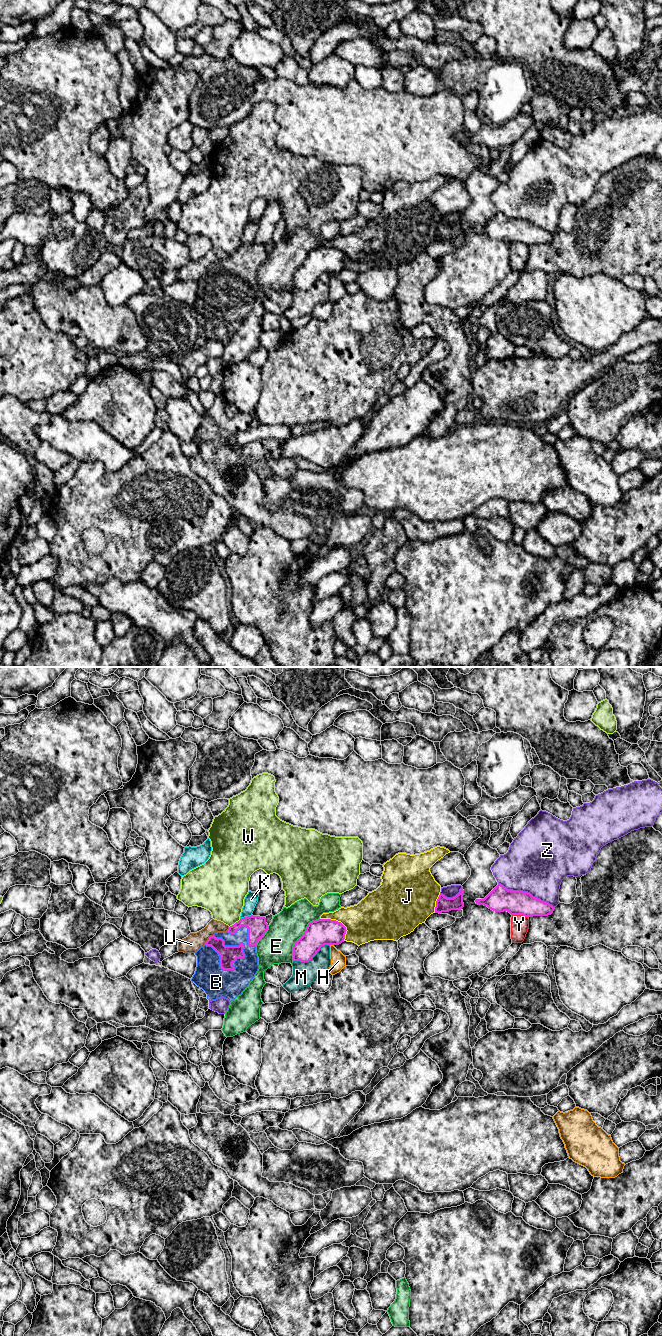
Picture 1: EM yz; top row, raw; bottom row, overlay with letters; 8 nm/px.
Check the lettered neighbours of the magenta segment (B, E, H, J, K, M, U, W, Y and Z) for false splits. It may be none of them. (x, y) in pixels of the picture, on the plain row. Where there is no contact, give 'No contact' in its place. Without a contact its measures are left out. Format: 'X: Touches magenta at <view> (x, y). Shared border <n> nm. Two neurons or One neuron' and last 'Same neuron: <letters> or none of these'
B: Touches magenta at yz (224, 297). Shared border 340 nm. One neuron
E: Touches magenta at yz (301, 265). Shared border 400 nm. Two neurons
H: Touches magenta at yz (331, 272). Shared border 40 nm. Two neurons
J: Touches magenta at yz (339, 250). Shared border 260 nm. Two neurons
K: Touches magenta at yz (245, 245). Shared border 100 nm. Two neurons
M: Touches magenta at yz (312, 285). Shared border 320 nm. Two neurons
U: Touches magenta at yz (208, 267). Shared border 120 nm. Two neurons
W: Touches magenta at yz (235, 251). Shared border 120 nm. Two neurons
Y: Touches magenta at yz (520, 242). Shared border 140 nm. Two neurons
Z: Touches magenta at yz (526, 220). Shared border 500 nm. Two neurons
Same neuron: B

